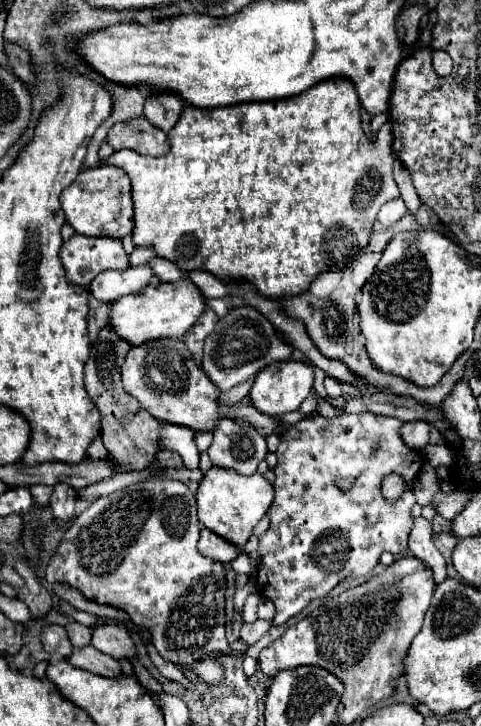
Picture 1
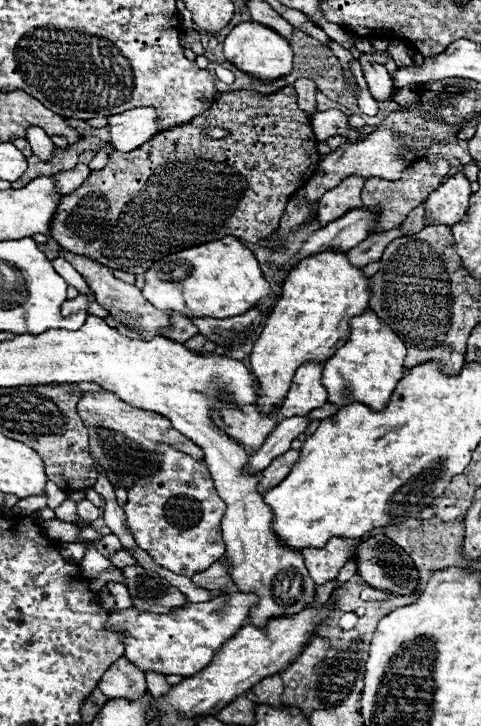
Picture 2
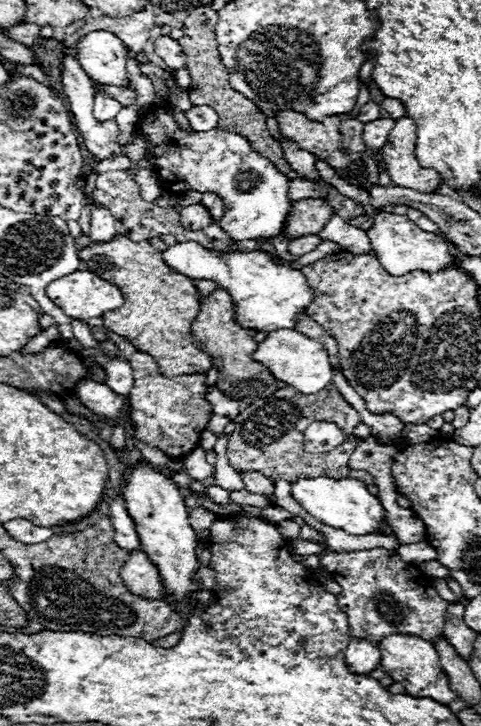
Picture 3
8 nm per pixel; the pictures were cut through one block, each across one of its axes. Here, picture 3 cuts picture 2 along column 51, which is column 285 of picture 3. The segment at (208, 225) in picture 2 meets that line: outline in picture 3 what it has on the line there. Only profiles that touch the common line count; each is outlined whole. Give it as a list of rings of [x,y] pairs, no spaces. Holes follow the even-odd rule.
[[[306,198],[298,200],[290,208],[290,218],[286,218],[284,236],[304,236],[306,232],[320,232],[324,224],[334,216],[334,208],[328,200]]]

